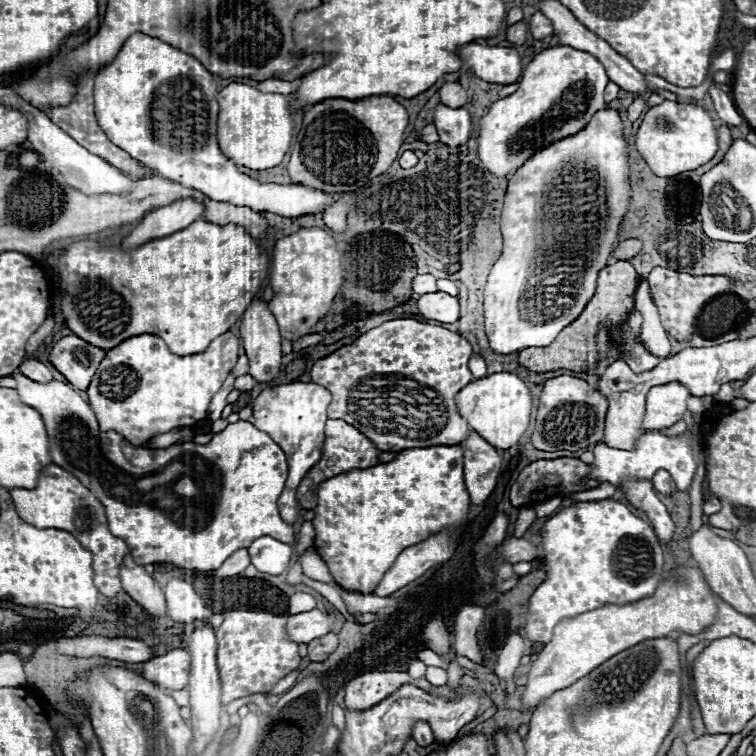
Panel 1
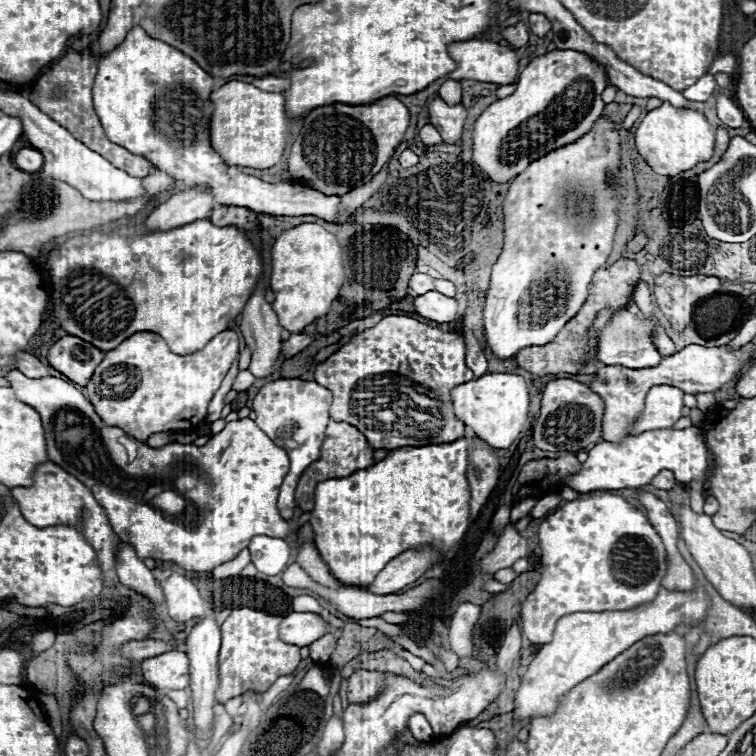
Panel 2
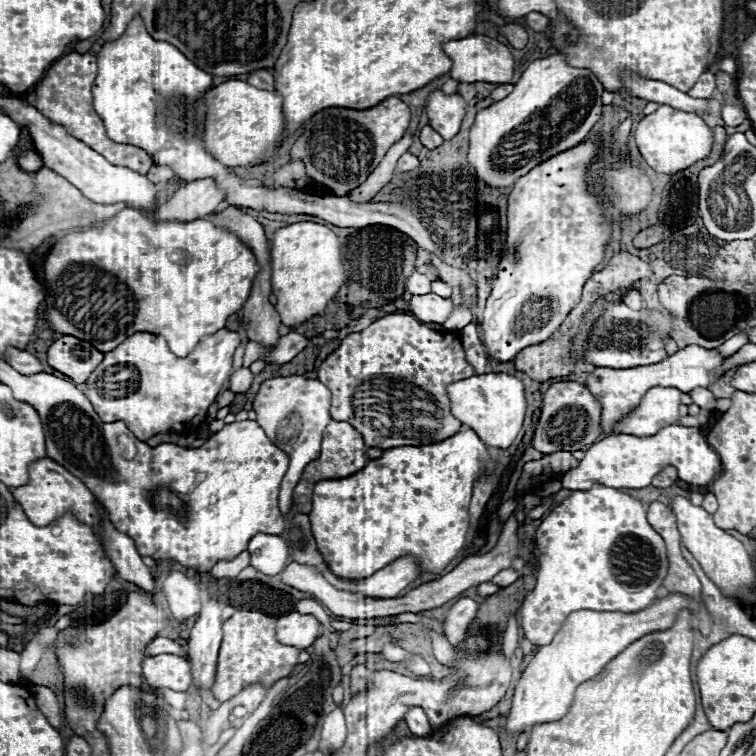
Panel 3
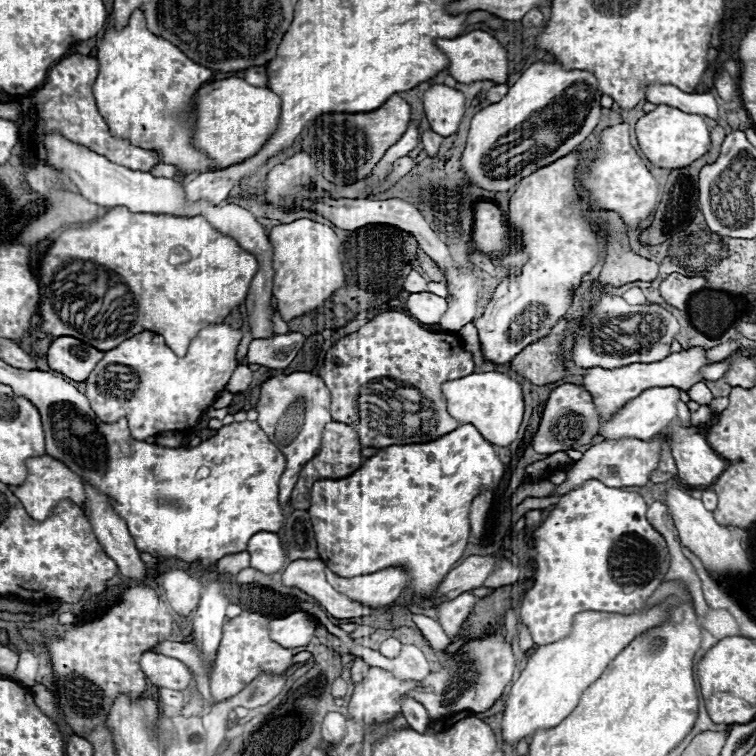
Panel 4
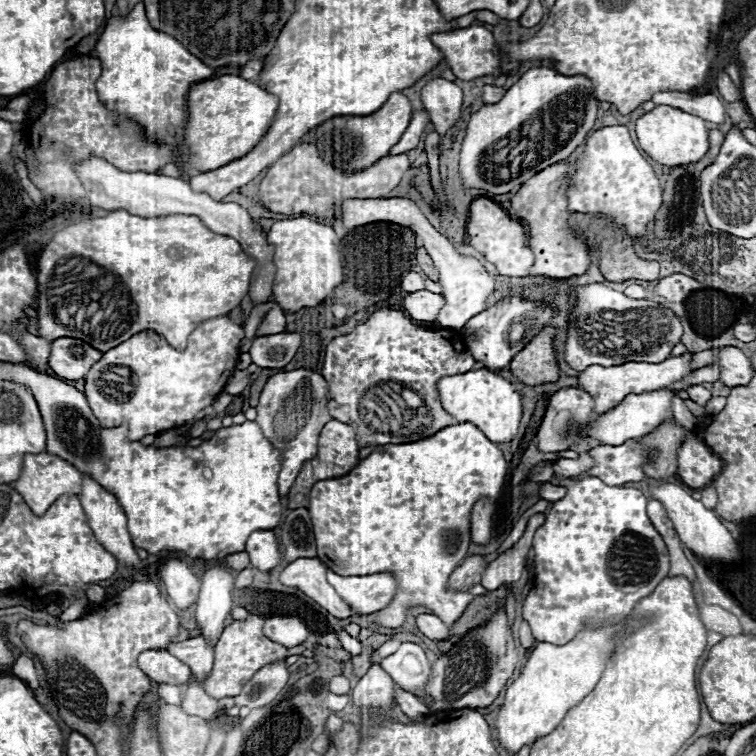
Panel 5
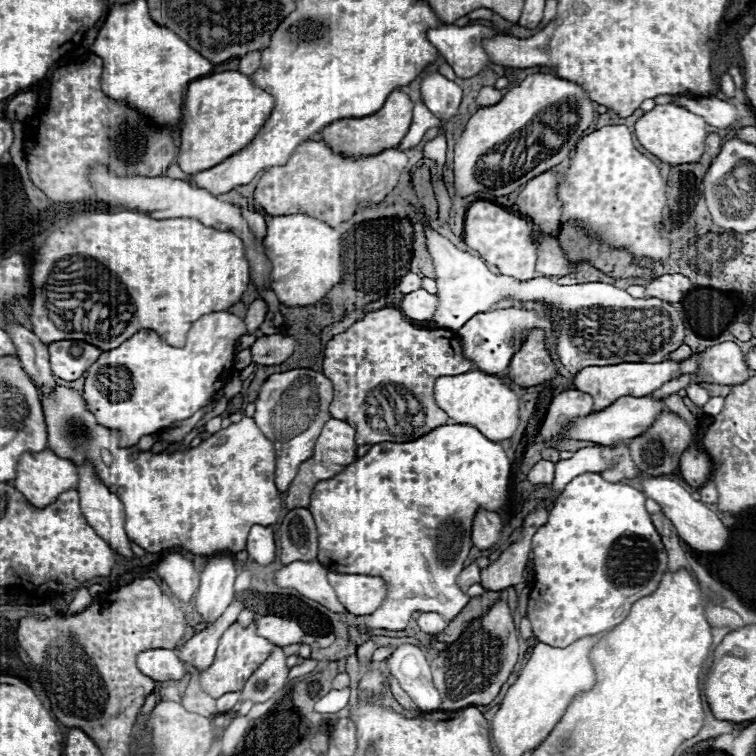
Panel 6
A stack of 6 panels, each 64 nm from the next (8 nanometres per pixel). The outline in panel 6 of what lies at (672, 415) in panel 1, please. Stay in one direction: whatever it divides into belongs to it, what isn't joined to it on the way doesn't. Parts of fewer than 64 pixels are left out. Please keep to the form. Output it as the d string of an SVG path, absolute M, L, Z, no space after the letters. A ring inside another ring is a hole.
M622 396L606 410L574 420L574 424L570 424L570 428L564 432L564 438L590 440L590 442L596 442L600 446L612 446L618 442L628 442L634 436L640 436L642 432L646 432L662 412L668 412L664 398L658 400L652 396L640 396L640 398L638 396Z

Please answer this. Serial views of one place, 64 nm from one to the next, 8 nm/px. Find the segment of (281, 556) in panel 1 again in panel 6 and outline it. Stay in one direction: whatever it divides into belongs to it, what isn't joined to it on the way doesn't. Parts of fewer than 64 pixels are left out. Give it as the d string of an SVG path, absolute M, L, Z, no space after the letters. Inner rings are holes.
M254 526L250 530L248 536L248 544L246 544L246 552L250 554L250 558L260 564L260 566L268 566L276 560L276 542L274 542L274 532L266 526Z

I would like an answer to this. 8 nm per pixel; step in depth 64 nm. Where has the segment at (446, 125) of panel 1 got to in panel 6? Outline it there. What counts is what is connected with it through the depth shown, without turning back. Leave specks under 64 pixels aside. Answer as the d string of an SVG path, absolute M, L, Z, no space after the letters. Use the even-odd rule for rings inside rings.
M430 74L422 80L422 102L428 110L442 122L452 120L458 114L462 100L462 88L452 80L446 80L442 74Z

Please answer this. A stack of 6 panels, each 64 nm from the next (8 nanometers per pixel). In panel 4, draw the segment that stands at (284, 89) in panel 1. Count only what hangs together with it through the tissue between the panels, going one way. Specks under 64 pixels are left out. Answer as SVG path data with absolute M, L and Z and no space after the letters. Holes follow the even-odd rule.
M252 66L246 70L246 80L254 86L266 88L268 86L268 78L266 78L266 68L264 66Z

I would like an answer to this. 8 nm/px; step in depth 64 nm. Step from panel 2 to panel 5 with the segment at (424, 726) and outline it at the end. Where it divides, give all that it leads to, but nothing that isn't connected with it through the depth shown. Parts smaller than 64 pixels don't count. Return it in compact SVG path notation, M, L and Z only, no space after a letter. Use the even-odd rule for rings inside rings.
M396 690L396 702L412 722L424 722L424 718L430 714L430 710L410 692Z

